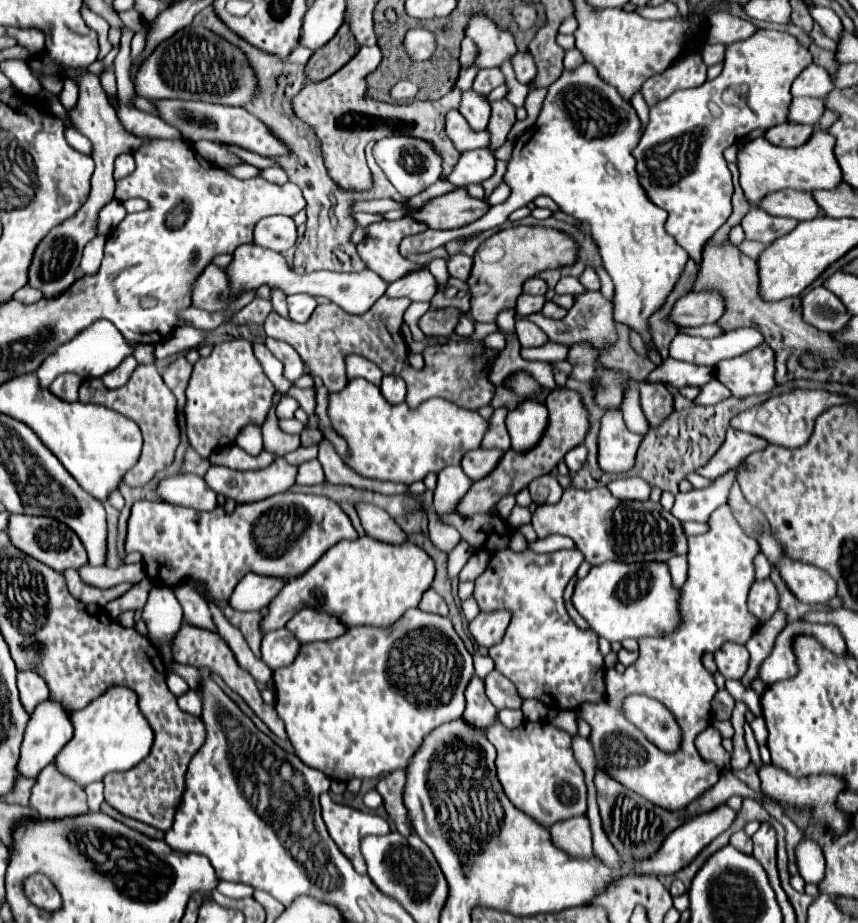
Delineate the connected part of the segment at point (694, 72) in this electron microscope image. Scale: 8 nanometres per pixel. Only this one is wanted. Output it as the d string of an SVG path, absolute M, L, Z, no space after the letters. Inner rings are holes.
M685 58L667 68L661 74L651 76L643 86L641 94L647 106L655 106L657 102L665 100L669 94L681 88L695 88L705 82L705 62L701 58Z

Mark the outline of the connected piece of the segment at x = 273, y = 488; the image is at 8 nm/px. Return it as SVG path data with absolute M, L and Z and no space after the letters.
M277 458L271 466L255 472L239 472L225 466L211 466L205 474L205 482L217 494L233 498L235 502L257 502L273 494L287 492L295 486L297 466Z

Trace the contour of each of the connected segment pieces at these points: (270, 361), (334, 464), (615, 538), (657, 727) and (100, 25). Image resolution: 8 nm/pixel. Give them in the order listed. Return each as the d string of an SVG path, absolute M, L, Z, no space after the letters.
M253 344L253 354L259 360L259 364L263 366L267 378L275 384L277 392L289 392L291 382L283 376L283 364L265 348L265 344Z
M329 442L319 444L317 460L321 462L323 472L325 472L325 480L329 484L343 484L343 486L351 486L351 488L357 488L357 490L369 490L385 495L402 494L407 489L404 484L363 478L357 472L351 472L349 466L345 466L341 456L331 448Z
M605 486L601 488L593 488L593 490L565 490L561 502L553 504L545 504L539 506L533 514L531 520L535 532L539 538L549 536L549 534L561 534L561 536L569 536L577 550L581 550L581 554L585 556L585 560L591 566L615 560L615 562L667 562L673 556L685 556L687 554L687 536L683 532L683 524L667 510L661 508L661 504L645 500L645 502L621 502L615 500L609 490Z
M649 696L625 698L621 704L623 716L635 724L649 742L653 742L663 752L677 752L681 746L681 728L677 726L673 714Z
M85 4L82 5L81 14L86 24L98 35L98 43L100 47L99 56L97 60L103 60L103 58L110 52L112 45L108 40L109 24L101 16L95 14Z

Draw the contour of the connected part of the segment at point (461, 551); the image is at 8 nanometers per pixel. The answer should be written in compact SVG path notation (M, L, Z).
M461 540L461 542L449 552L449 578L451 578L451 580L459 576L463 564L465 564L465 562L469 560L469 556L473 556L473 554L475 554L475 550L469 548L465 540Z

